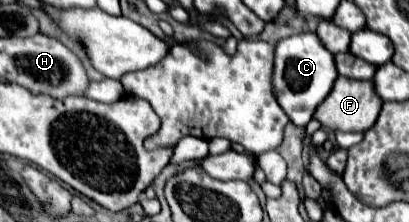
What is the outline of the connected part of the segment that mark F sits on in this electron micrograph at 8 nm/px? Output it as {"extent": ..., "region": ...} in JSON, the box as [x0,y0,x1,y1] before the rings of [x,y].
{"extent":[313,77,383,131],"region":[[[337,77],[329,97],[317,107],[317,113],[313,113],[313,119],[317,119],[323,129],[331,129],[331,131],[367,131],[377,121],[381,105],[383,101],[375,95],[371,81]]]}

